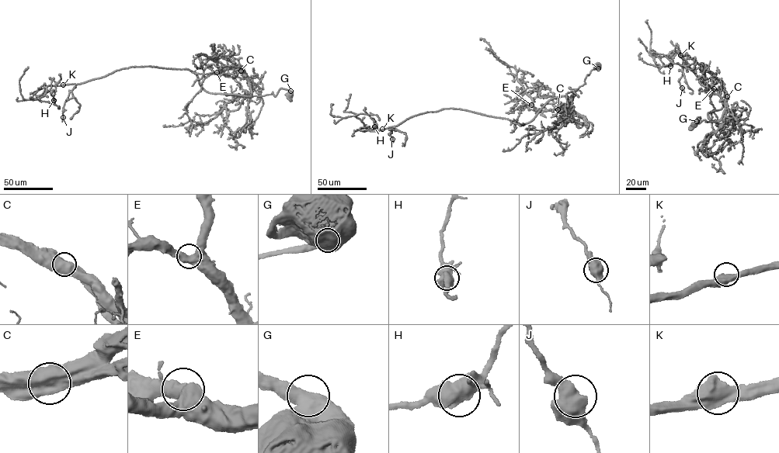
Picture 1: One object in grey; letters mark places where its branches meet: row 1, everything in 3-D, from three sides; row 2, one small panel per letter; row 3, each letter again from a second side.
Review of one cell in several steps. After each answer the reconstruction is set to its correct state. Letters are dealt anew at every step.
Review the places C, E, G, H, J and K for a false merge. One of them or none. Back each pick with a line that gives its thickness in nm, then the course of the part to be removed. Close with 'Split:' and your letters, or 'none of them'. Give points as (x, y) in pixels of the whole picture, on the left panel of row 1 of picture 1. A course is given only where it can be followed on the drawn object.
C: Thickness 800 nm. Course of the part to remove: (241, 70), (251, 91), (246, 110), (247, 117), (251, 119), (238, 136)
Split: C

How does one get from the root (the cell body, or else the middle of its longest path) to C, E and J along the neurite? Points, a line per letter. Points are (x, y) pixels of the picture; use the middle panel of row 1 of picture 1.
C: (598, 66), (586, 75), (585, 83), (575, 91), (571, 105), (558, 109)
E: (598, 66), (586, 75), (585, 83), (575, 91), (567, 108), (538, 112), (531, 105)
J: (598, 66), (572, 101), (551, 98), (524, 125), (442, 108), (406, 119), (389, 133), (392, 139)

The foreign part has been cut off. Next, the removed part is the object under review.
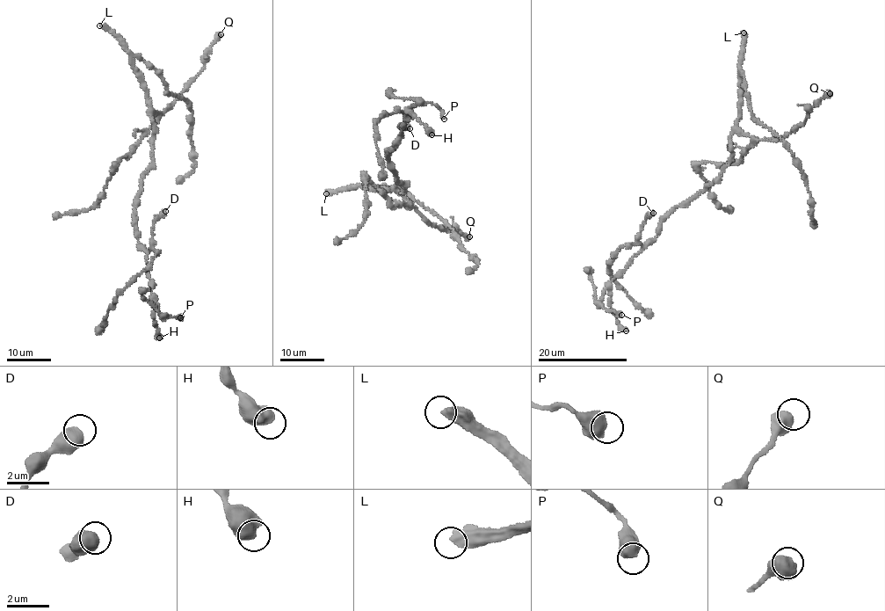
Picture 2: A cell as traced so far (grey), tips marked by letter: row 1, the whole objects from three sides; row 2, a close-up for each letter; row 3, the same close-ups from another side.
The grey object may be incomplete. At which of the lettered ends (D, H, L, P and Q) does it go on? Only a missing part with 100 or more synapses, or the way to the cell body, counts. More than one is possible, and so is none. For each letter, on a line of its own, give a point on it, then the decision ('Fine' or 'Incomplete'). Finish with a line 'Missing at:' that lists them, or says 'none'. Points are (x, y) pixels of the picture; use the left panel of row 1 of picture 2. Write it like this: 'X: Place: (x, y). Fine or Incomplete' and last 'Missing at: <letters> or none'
D: Place: (165, 211). Fine
H: Place: (159, 338). Fine
L: Place: (99, 25). Incomplete
P: Place: (180, 317). Fine
Q: Place: (221, 34). Fine
Missing at: L

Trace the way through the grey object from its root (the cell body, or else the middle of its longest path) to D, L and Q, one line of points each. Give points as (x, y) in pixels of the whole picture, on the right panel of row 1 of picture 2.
D: (730, 152), (732, 160), (721, 175), (674, 208), (661, 230), (643, 245), (638, 234), (653, 213)
L: (730, 152), (730, 134), (738, 117), (741, 99), (739, 56), (743, 32)
Q: (730, 152), (729, 139), (734, 133), (748, 134), (756, 140), (775, 141), (803, 124), (809, 108), (830, 93)

